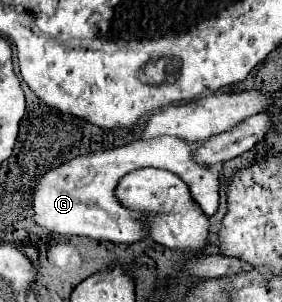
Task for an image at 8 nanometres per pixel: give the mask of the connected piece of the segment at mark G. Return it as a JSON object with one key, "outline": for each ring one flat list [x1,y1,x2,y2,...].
{"outline":[[153,137,153,141,133,141,125,147,117,147,111,151,99,151,93,155,81,155,57,169,47,171,43,177,35,179,33,189,33,209,35,221,55,233,61,235,85,235,91,239,105,239,113,243,137,243,147,239,147,223,141,223,139,211,129,211,119,205,115,189,127,173,143,167,167,169,181,177,191,191,193,203,201,207,207,217,213,217,219,207,219,191,221,191,221,165,213,165,205,169,193,161,193,149,201,145,199,141,175,141,175,137]]}

